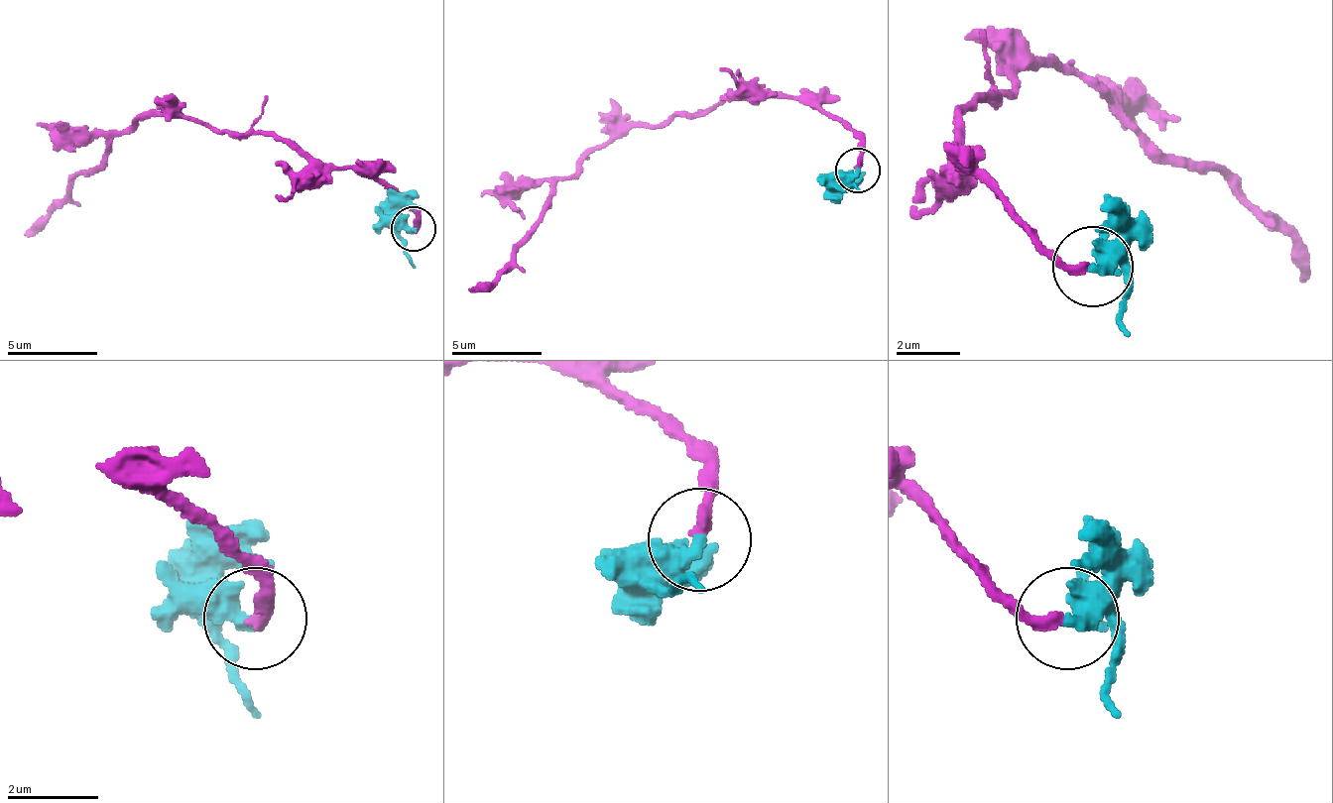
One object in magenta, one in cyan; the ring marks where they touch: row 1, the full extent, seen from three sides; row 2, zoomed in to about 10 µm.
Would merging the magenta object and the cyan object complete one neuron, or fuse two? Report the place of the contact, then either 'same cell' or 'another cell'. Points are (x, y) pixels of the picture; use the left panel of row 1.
place (414, 228); same cell

